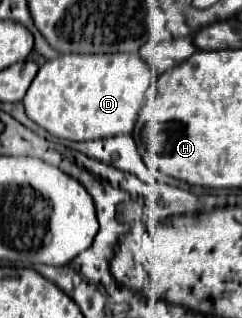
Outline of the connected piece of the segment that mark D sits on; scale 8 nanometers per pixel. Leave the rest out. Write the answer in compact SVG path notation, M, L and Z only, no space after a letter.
M66 53L40 67L24 97L26 115L48 133L70 141L130 133L138 119L138 111L142 109L146 91L156 77L154 69L138 53Z

